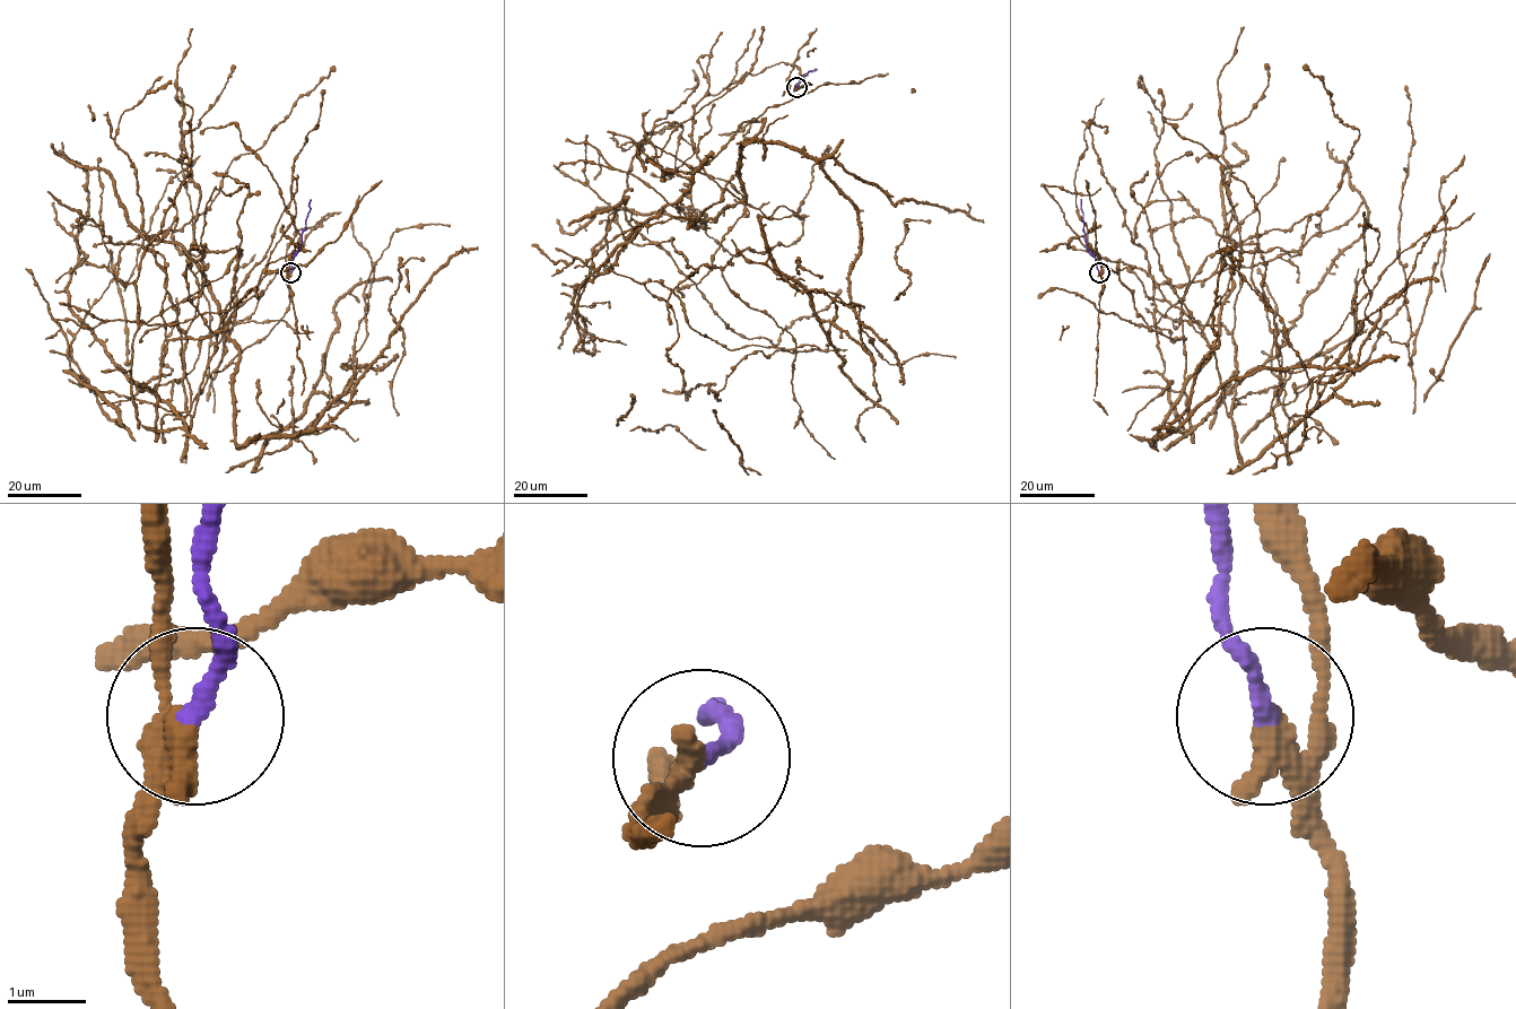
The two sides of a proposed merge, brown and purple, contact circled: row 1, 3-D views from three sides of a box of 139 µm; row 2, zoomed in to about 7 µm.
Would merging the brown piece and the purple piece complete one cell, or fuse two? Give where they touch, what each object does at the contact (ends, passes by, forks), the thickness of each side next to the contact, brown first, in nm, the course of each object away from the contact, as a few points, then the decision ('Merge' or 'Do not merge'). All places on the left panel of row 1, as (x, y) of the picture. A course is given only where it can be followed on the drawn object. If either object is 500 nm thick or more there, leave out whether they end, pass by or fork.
Place: (290, 272). At the ring brown passes by. At the ring purple ends. Thickness 280 nm (brown) against 240 nm. Course of brown: (290, 271), (157, 433), (102, 240), (192, 401), (297, 176), (184, 344), (238, 444), (353, 368), (262, 467). Course of purple: (292, 271), (311, 199). Do not merge

